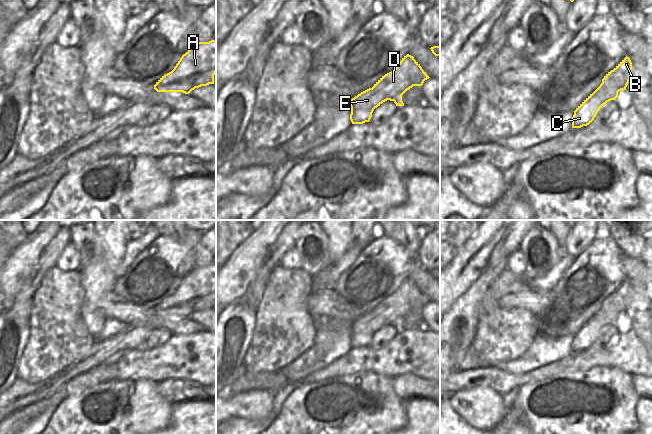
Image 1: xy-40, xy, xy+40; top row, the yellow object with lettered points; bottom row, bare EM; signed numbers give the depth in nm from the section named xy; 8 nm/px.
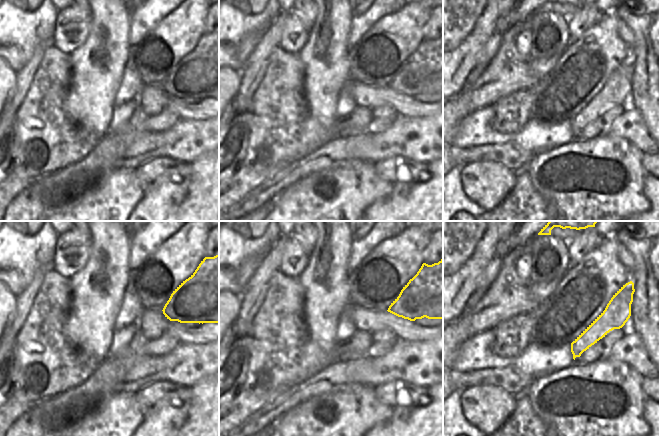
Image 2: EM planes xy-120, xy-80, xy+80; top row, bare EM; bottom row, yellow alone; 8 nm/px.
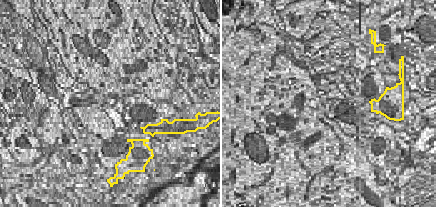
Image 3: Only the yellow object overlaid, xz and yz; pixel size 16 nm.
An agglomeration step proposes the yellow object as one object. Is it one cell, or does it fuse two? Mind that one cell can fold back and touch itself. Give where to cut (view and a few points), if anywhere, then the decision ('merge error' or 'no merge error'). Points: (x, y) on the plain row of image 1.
cut xy+40 (618, 313), (605, 312), (594, 315); merge error

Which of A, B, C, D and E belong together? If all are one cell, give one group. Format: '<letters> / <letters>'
A B D / C E

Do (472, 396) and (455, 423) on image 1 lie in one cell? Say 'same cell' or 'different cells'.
different cells

